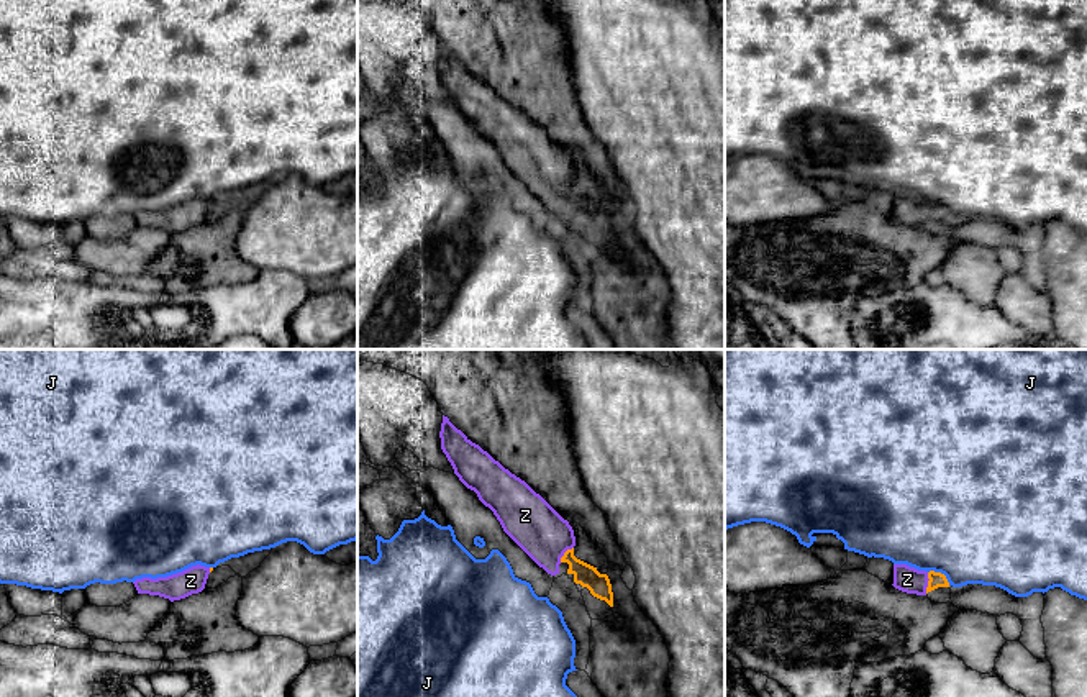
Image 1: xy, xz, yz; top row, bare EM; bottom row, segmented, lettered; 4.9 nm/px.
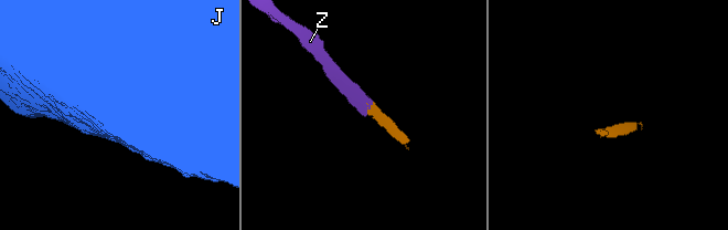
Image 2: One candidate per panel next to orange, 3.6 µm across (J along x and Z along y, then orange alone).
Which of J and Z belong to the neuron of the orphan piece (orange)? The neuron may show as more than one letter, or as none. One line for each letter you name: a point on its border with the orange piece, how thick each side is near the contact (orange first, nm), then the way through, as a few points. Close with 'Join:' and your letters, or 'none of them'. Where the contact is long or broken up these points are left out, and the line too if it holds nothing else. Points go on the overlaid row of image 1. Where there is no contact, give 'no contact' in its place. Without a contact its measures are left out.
Z: contact yz (928, 583); calibres 80 and 130 nm; way yz (936, 579), (928, 583), (907, 579)
Join: Z

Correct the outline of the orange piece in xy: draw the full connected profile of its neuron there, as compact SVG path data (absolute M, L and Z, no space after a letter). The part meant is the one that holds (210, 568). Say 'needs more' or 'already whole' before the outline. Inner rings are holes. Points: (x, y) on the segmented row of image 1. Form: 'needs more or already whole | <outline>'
needs more | M197 564L167 577L143 577L133 584L138 594L159 595L174 602L202 592L211 571L213 567Z

